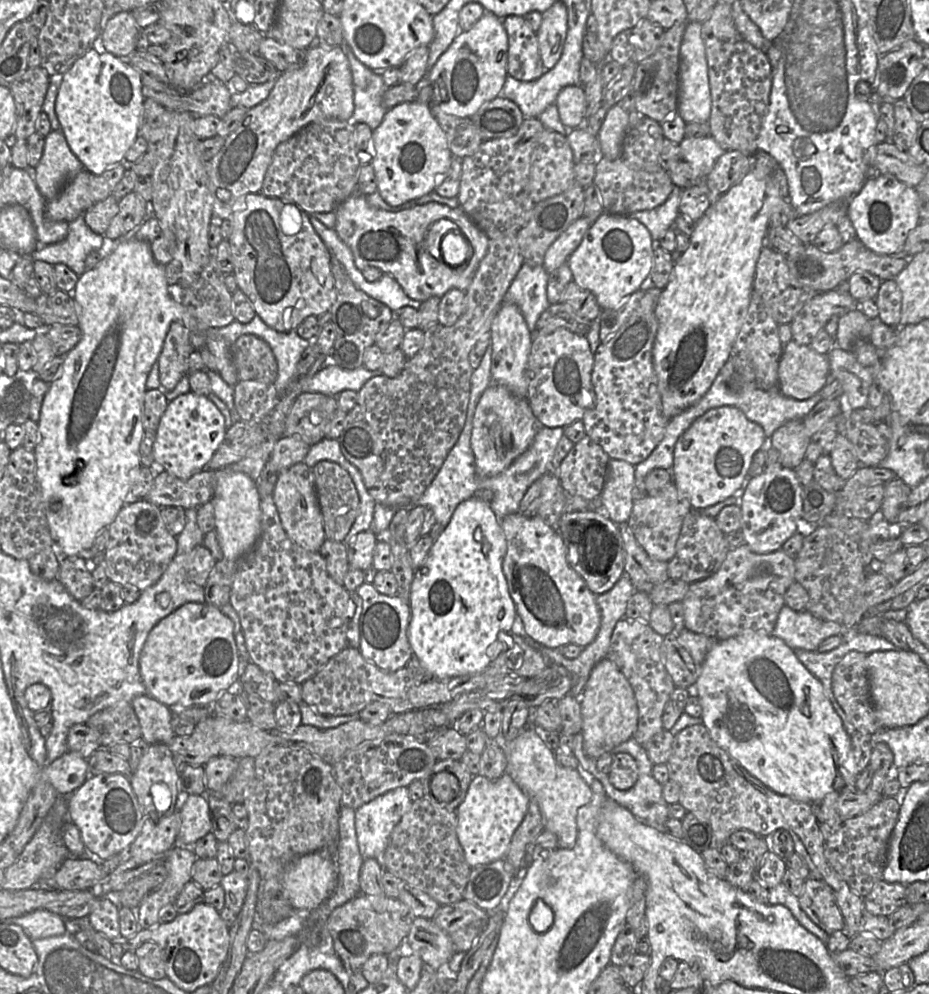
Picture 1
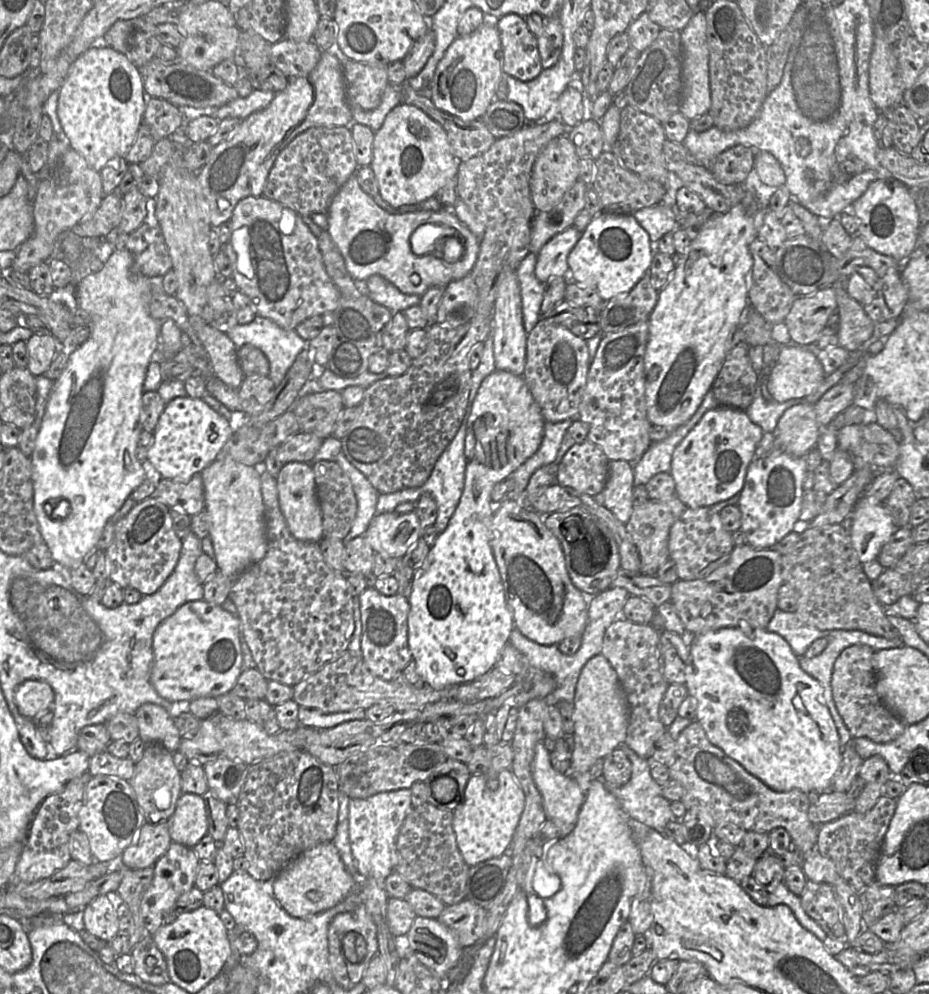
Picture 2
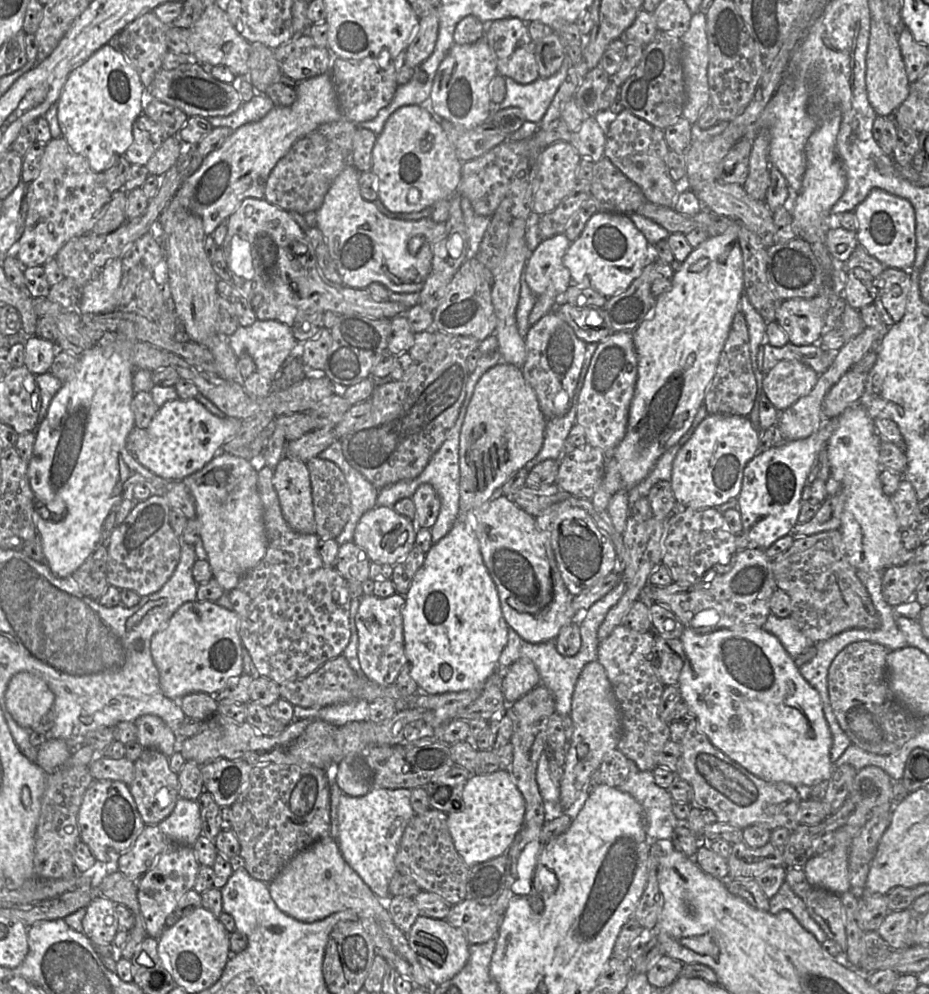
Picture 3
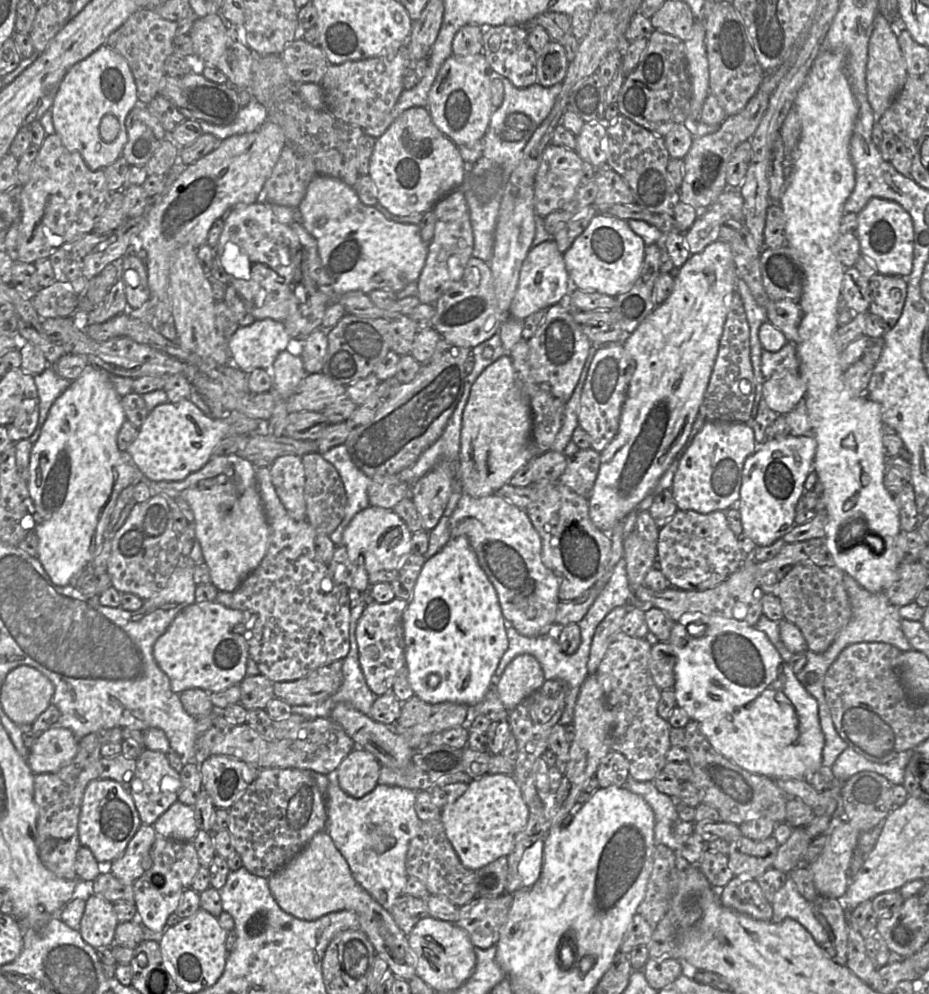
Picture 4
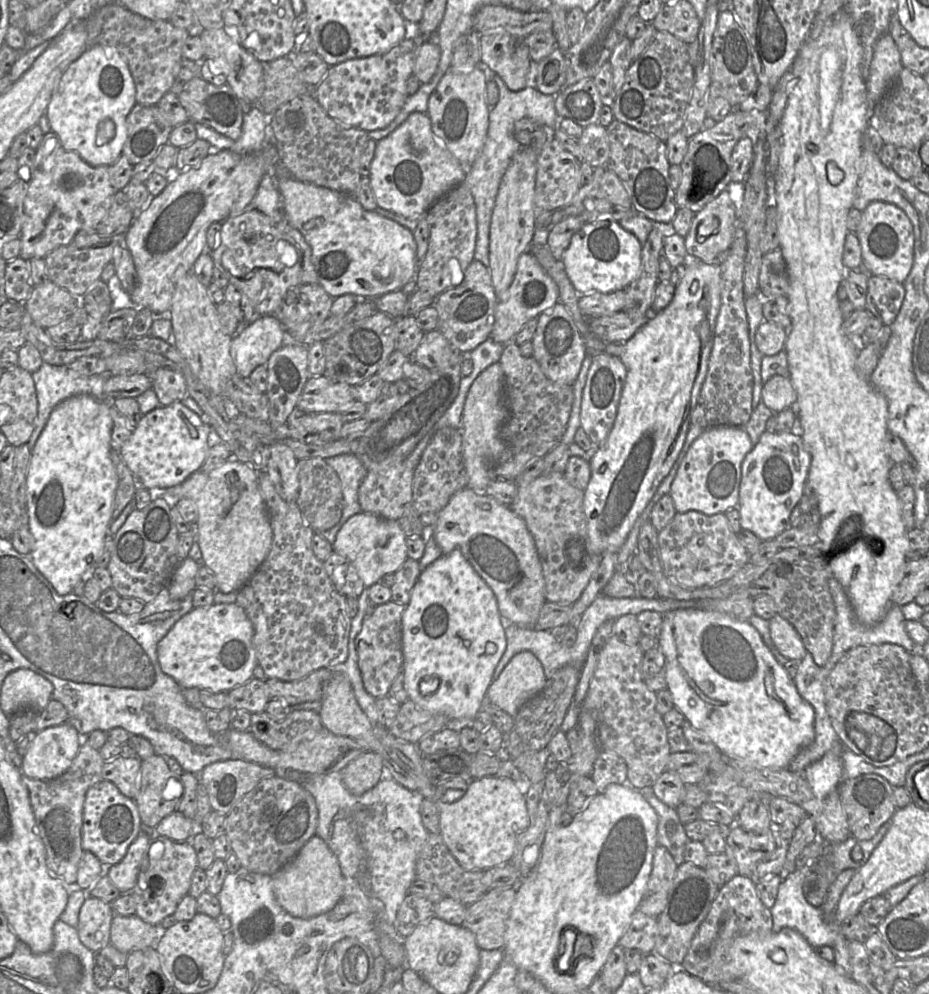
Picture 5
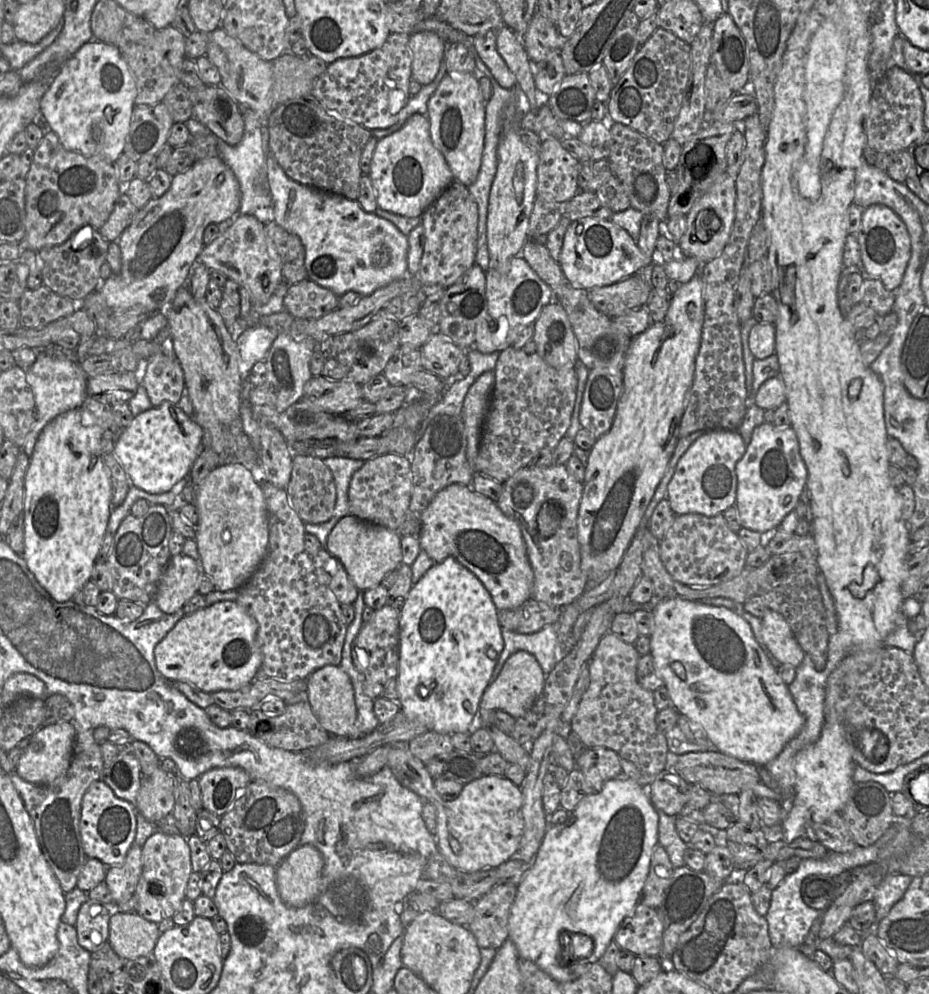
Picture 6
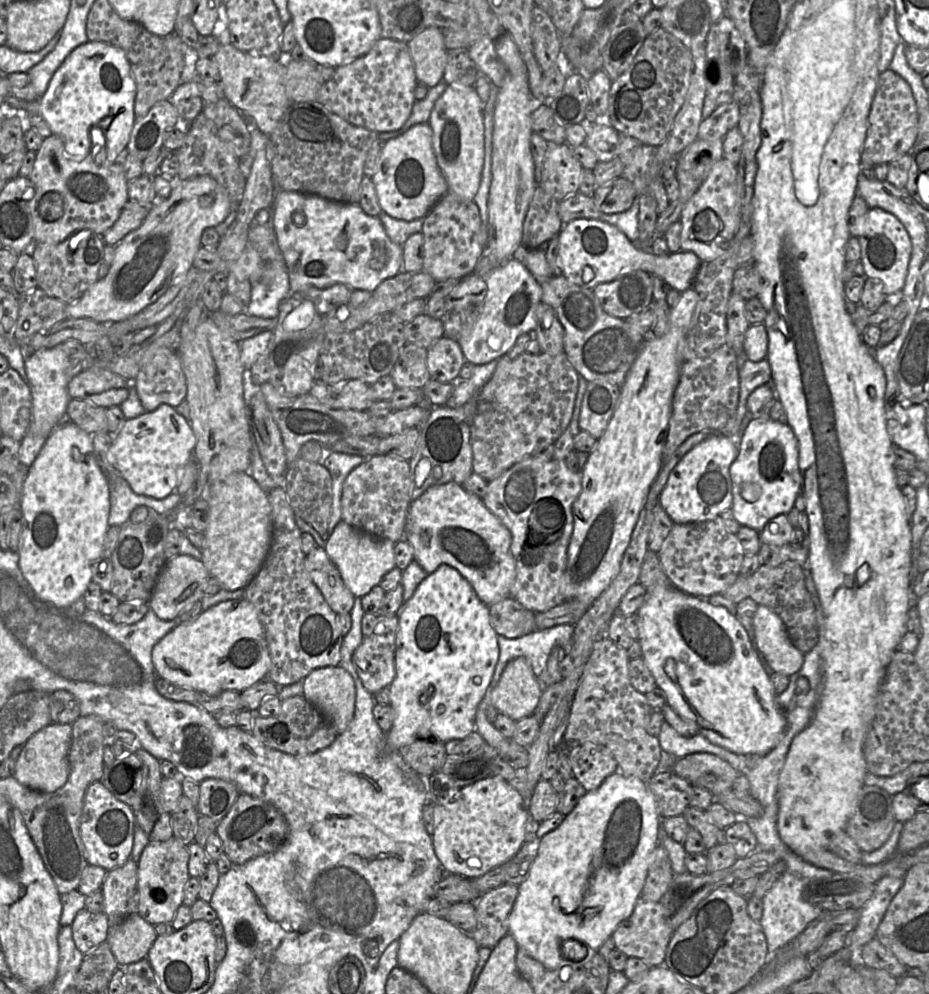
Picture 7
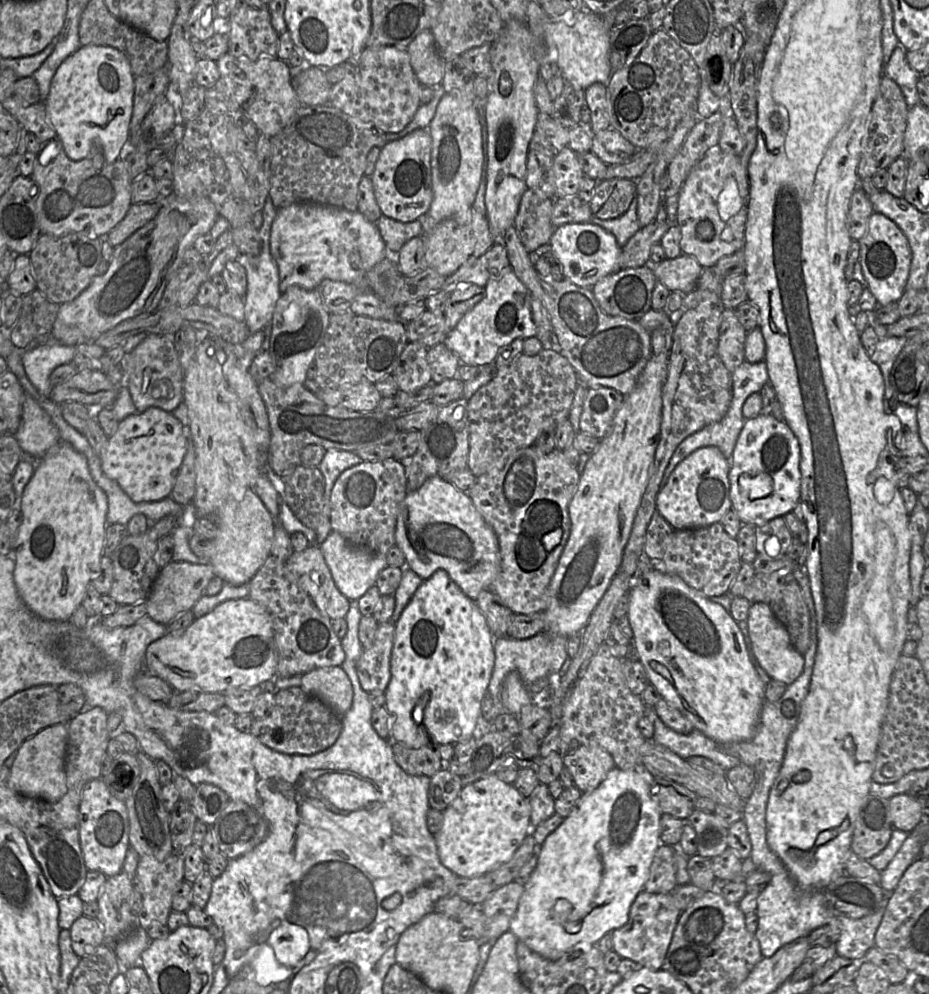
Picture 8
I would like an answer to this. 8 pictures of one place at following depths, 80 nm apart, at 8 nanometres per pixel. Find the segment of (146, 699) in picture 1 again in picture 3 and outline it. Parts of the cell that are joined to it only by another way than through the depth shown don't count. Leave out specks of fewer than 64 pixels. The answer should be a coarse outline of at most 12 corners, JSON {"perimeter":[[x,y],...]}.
{"perimeter":[[146,714],[135,721],[137,741],[167,757],[180,752],[169,726]]}

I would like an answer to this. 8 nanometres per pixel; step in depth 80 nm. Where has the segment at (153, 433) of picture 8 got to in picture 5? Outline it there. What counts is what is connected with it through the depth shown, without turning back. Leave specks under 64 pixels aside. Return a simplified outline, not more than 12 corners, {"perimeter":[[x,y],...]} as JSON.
{"perimeter":[[178,401],[143,415],[120,455],[144,488],[201,468],[210,425]]}

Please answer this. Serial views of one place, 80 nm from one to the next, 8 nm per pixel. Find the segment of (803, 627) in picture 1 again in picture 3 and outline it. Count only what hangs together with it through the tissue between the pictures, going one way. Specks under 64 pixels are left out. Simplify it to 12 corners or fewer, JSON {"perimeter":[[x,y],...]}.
{"perimeter":[[771,613],[761,628],[793,659],[814,645],[790,616]]}

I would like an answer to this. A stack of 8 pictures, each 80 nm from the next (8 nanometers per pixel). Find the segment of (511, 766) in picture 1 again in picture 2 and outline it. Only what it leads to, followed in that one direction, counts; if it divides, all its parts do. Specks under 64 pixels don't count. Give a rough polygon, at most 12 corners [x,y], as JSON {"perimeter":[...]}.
{"perimeter":[[543,742],[532,776],[560,838],[576,826],[586,799],[579,783],[552,767]]}

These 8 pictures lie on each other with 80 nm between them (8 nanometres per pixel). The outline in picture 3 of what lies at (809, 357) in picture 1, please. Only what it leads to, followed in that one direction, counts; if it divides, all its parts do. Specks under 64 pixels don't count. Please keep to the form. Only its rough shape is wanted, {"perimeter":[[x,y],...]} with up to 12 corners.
{"perimeter":[[781,360],[763,390],[783,412],[815,387],[819,374]]}

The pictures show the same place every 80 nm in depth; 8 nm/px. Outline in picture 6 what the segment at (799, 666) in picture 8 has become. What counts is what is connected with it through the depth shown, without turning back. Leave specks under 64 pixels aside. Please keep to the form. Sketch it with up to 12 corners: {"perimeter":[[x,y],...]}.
{"perimeter":[[767,609],[761,635],[780,663],[797,667],[805,652],[785,618]]}

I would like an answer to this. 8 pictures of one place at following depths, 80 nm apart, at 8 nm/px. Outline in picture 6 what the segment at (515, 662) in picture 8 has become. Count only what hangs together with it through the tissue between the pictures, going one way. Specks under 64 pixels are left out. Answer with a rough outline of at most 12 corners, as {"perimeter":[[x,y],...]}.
{"perimeter":[[559,623],[534,634],[502,630],[504,648],[490,678],[518,651],[532,654],[545,676],[570,651]]}

